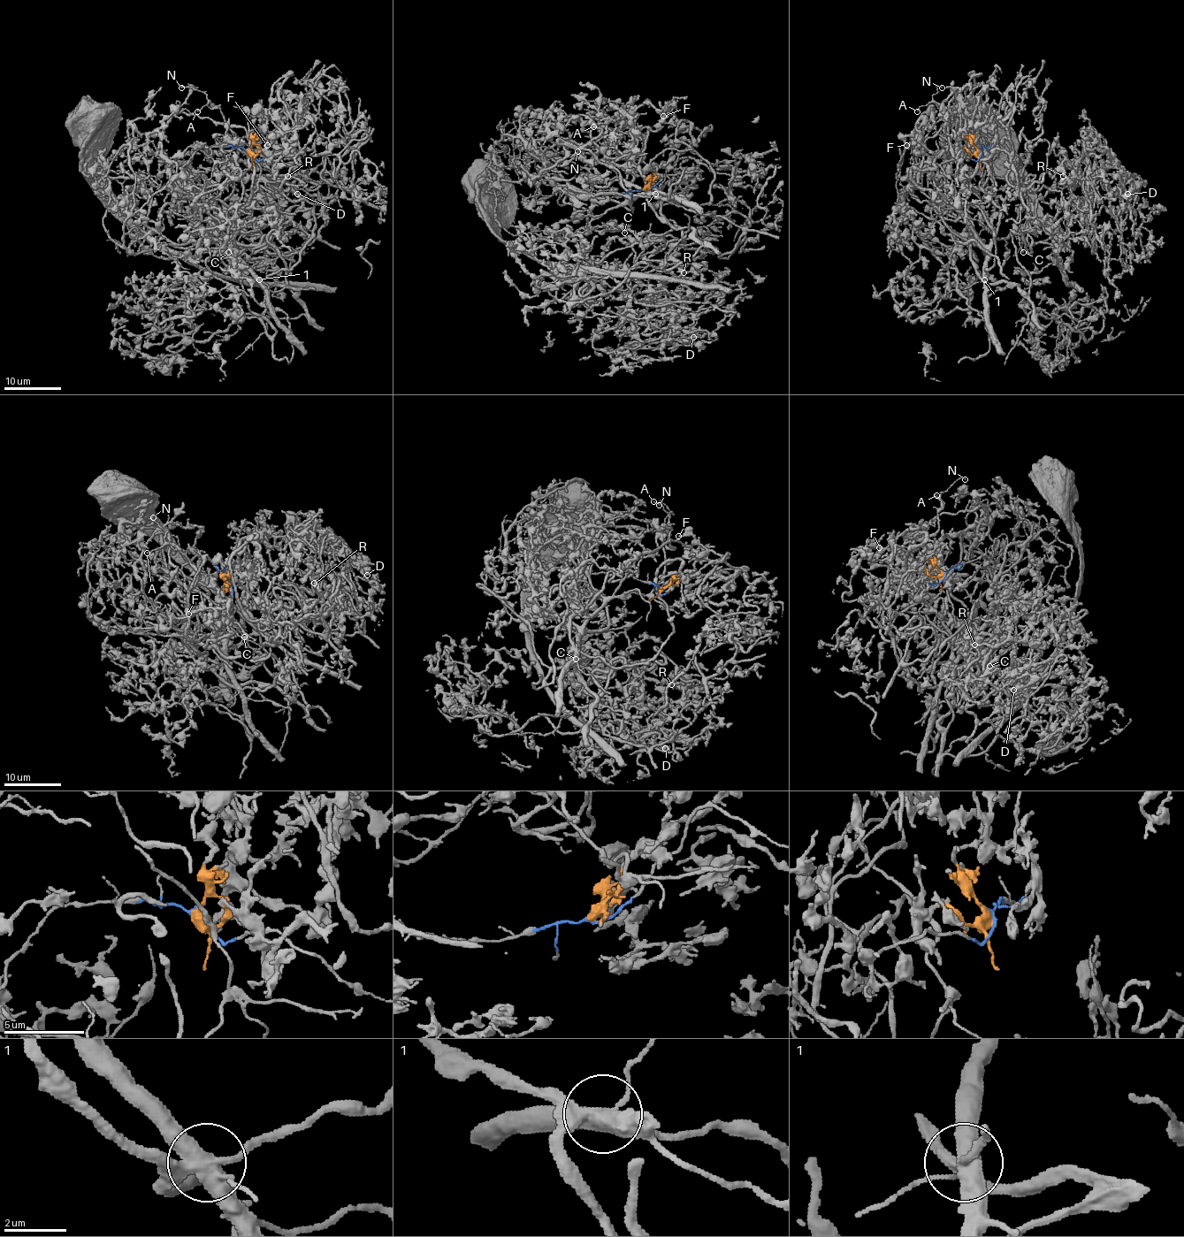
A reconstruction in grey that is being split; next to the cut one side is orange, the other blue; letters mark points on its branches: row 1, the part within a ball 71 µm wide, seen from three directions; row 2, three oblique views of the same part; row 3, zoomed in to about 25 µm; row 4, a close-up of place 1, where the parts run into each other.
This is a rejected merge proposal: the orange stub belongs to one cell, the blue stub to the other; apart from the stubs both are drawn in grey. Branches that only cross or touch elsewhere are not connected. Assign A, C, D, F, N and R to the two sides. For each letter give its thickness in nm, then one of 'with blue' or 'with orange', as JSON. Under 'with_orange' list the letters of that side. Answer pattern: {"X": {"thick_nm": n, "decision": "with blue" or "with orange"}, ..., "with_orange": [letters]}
{"A": {"thick_nm": 90, "decision": "with blue"}, "C": {"thick_nm": 140, "decision": "with blue"}, "D": {"thick_nm": 550, "decision": "with orange"}, "F": {"thick_nm": 150, "decision": "with orange"}, "N": {"thick_nm": 70, "decision": "with blue"}, "R": {"thick_nm": 180, "decision": "with orange"}, "with_orange": ["D", "F", "R"]}

